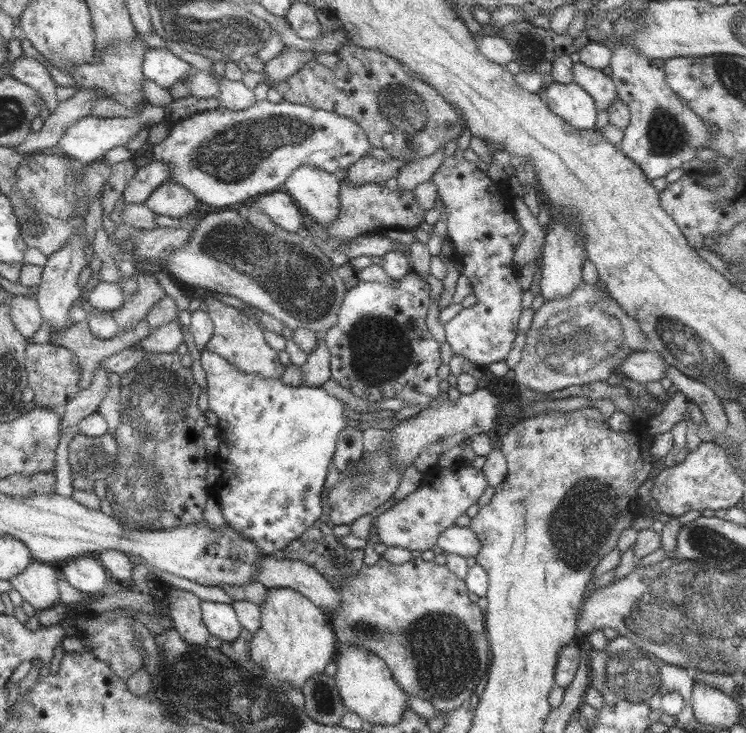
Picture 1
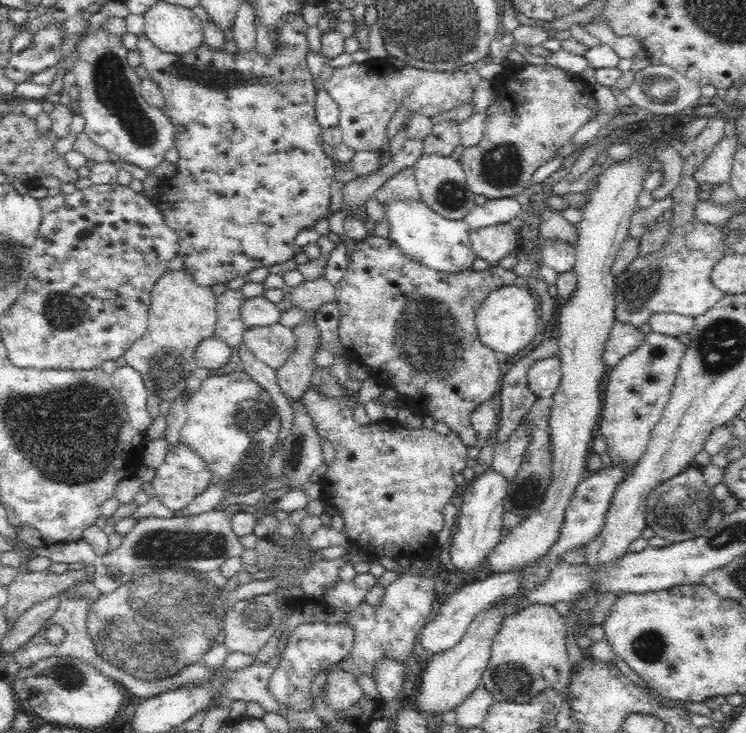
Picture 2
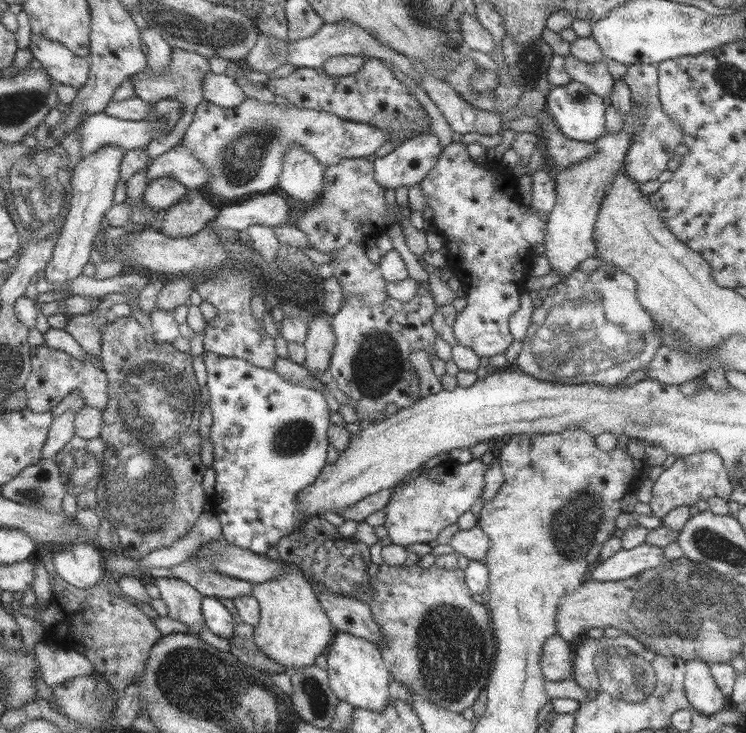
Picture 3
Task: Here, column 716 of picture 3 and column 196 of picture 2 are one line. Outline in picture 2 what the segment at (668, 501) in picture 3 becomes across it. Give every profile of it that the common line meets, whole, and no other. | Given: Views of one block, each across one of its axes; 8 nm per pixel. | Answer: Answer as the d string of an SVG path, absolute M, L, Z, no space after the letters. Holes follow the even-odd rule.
M182 443L168 451L165 463L158 468L153 480L155 495L170 511L187 508L198 496L202 495L211 484L211 472L205 470L205 461L190 451Z

